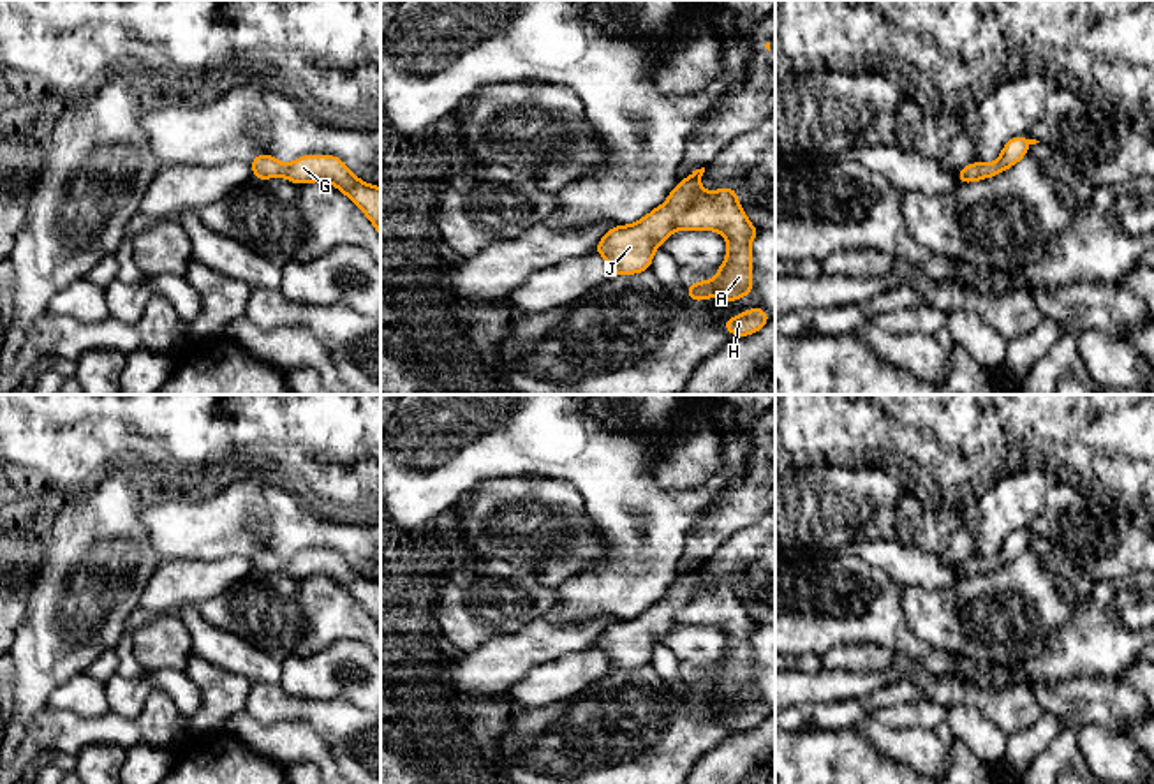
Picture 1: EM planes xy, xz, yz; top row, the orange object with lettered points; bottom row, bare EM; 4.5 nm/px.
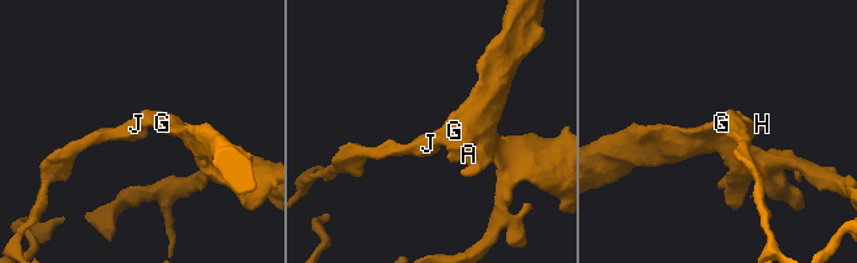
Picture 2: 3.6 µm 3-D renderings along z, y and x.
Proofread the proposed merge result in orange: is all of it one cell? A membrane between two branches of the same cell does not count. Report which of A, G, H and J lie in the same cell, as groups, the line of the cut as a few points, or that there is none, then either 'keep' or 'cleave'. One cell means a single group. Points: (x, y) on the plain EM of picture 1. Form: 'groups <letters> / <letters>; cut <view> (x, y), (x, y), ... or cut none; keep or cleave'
groups A G H J; cut none; keep

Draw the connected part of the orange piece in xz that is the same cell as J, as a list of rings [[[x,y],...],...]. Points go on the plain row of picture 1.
[[[705,562],[692,566],[675,580],[668,595],[631,620],[615,620],[594,647],[610,657],[611,669],[634,669],[652,661],[657,641],[677,624],[719,625],[728,636],[728,648],[712,677],[698,675],[685,682],[691,696],[717,691],[736,696],[752,687],[751,636],[758,622],[745,611],[736,585],[724,581],[705,587],[699,574]]]

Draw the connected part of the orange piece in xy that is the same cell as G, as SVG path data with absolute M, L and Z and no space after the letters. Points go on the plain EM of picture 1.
M271 548L250 555L255 574L282 571L292 578L328 576L342 585L375 620L381 632L381 583L351 567L335 550L303 550L291 558L280 558Z

